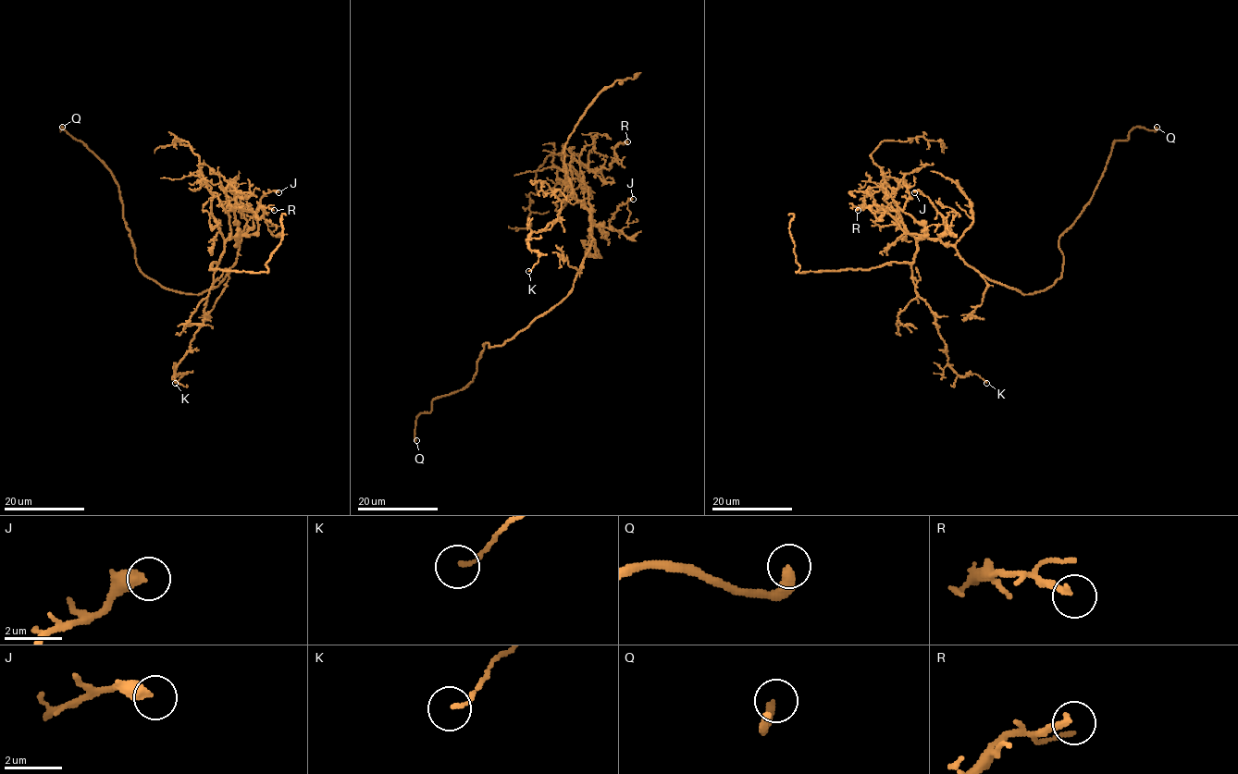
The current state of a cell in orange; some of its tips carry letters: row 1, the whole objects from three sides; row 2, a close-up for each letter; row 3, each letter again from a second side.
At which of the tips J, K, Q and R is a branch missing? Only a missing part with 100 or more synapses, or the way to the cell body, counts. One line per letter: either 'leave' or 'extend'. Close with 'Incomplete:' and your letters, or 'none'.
J: leave
K: leave
Q: extend
R: leave
Incomplete: Q

